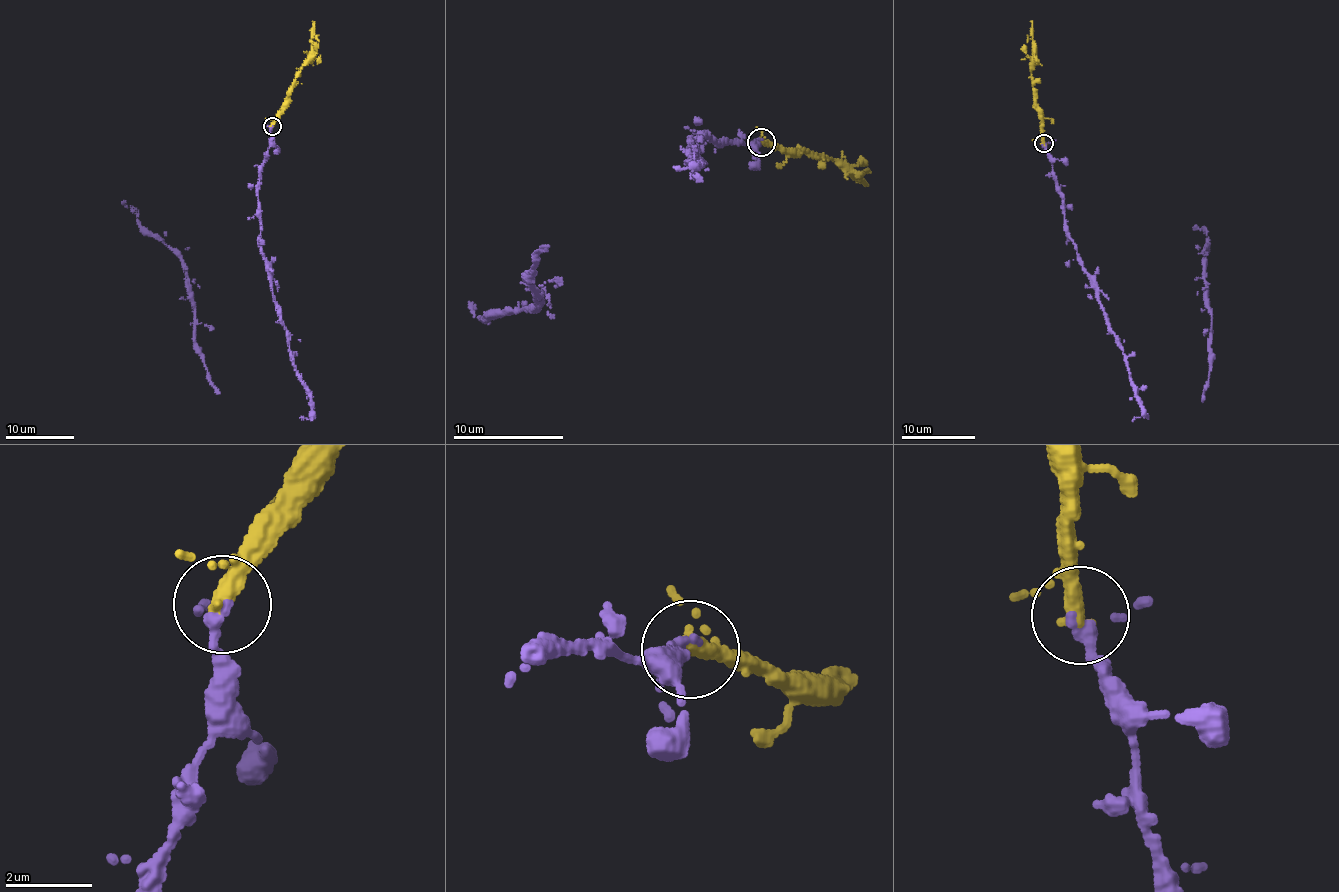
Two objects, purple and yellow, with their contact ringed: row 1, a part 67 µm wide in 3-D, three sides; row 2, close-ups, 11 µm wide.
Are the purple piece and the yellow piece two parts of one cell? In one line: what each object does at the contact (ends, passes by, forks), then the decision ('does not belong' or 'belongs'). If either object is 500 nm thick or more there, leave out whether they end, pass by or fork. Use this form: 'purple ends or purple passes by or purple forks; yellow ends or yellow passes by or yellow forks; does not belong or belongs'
purple ends; yellow passes by; belongs

